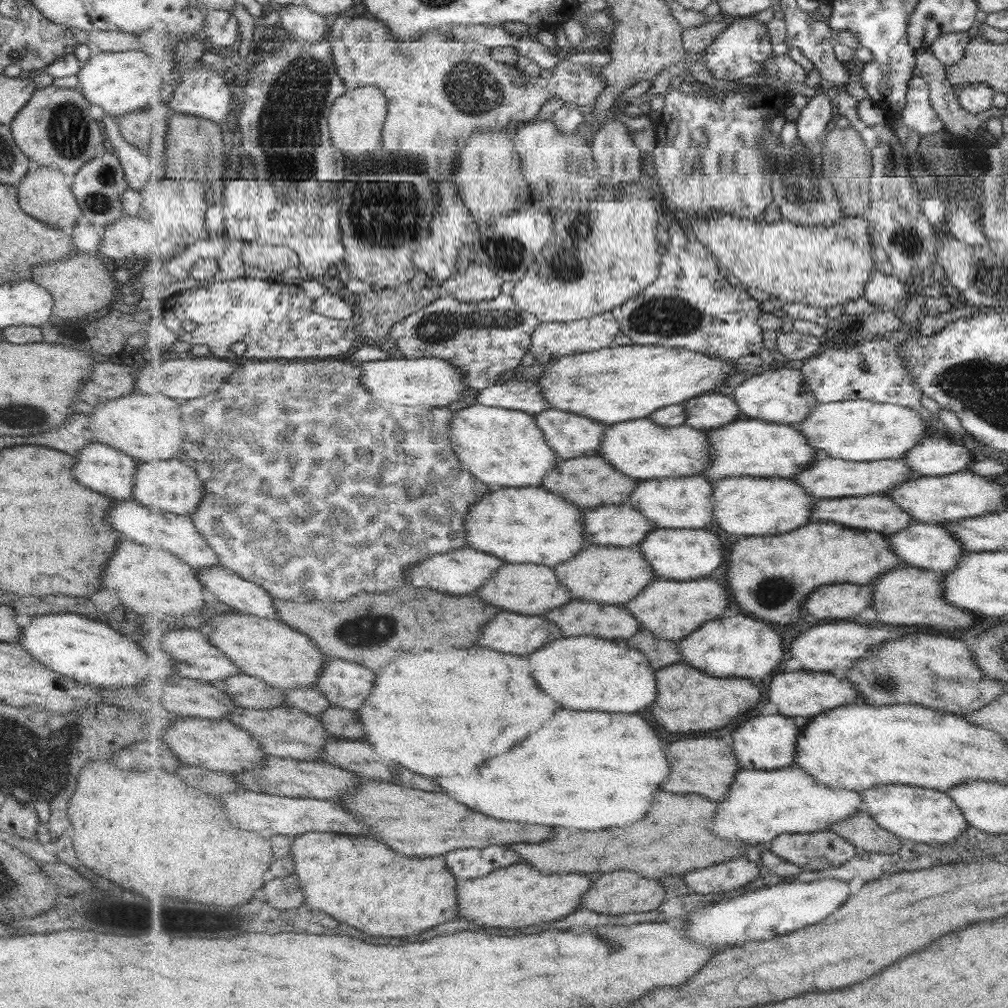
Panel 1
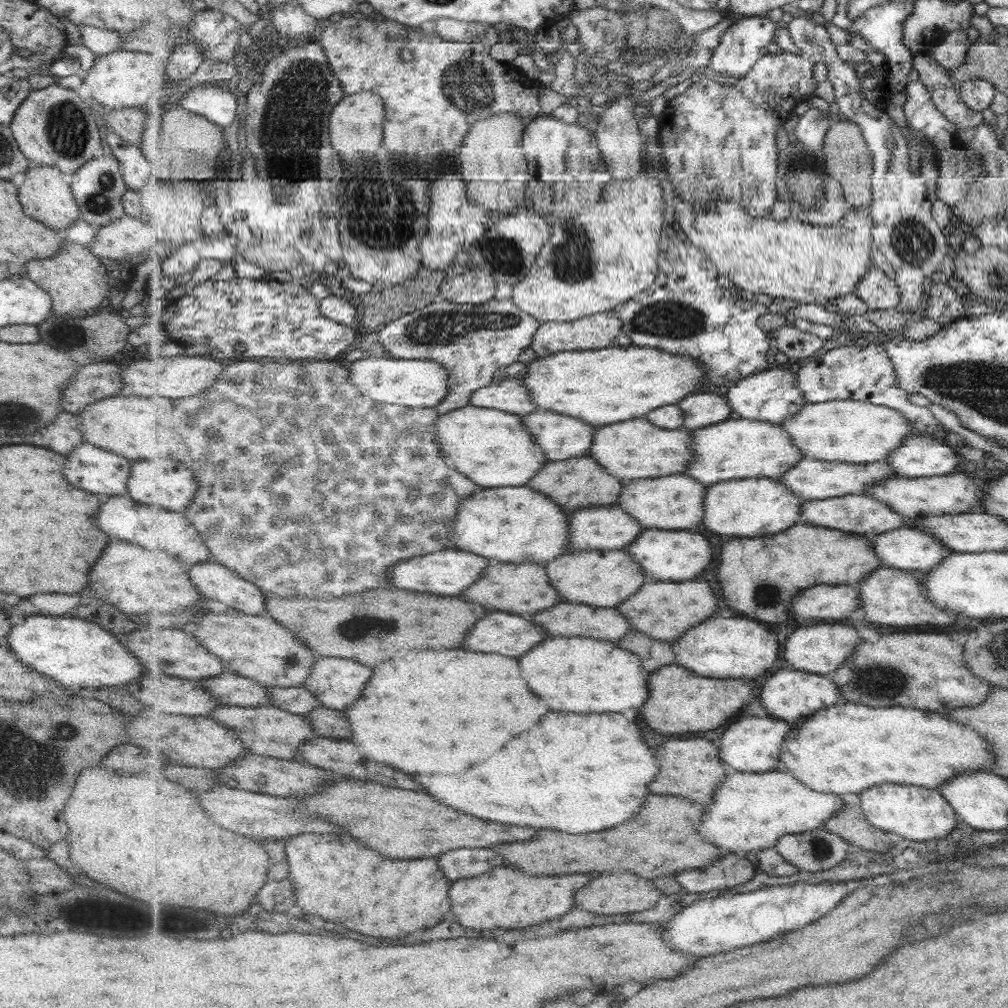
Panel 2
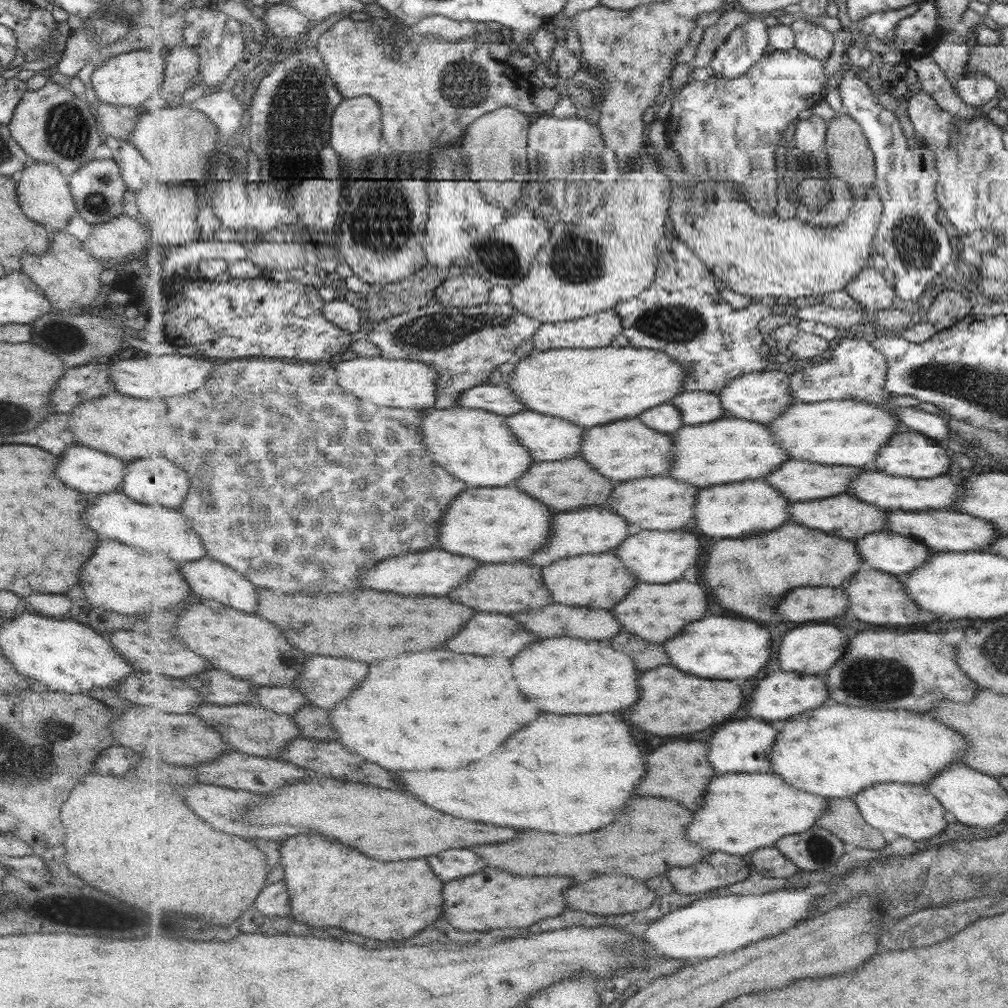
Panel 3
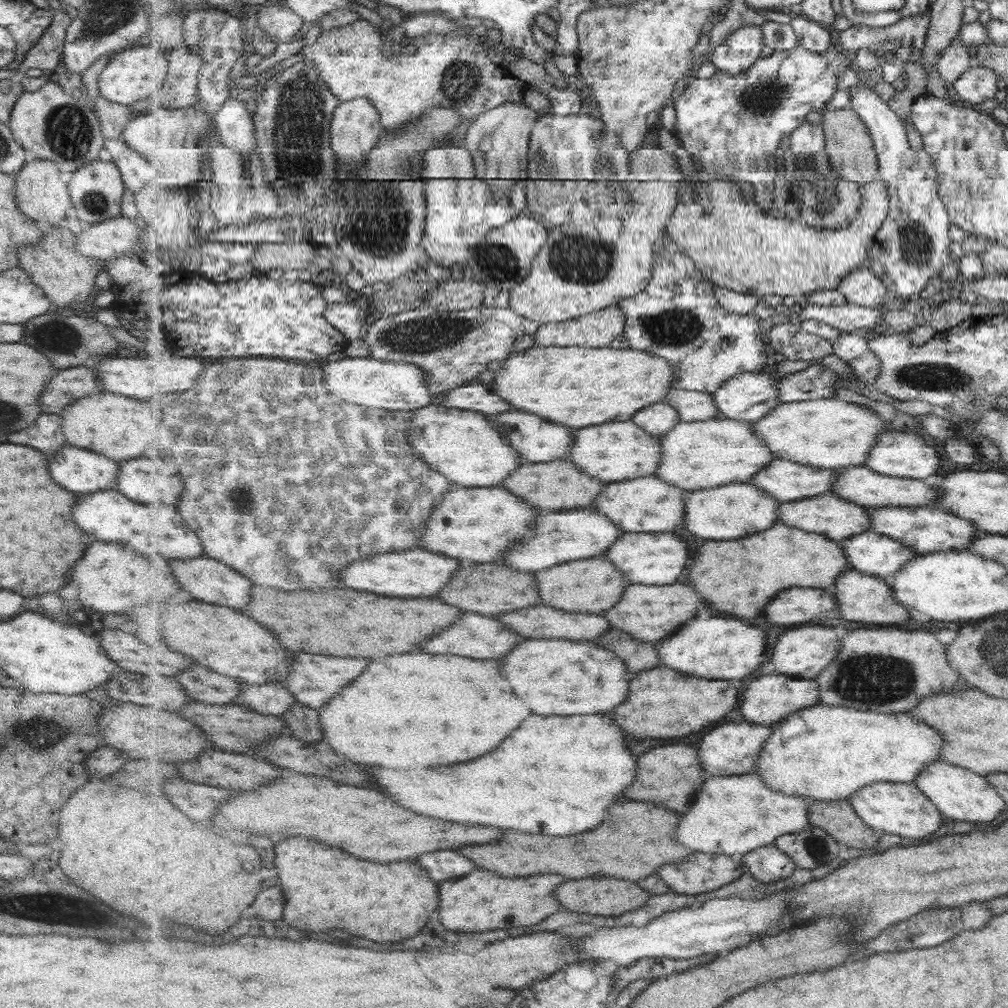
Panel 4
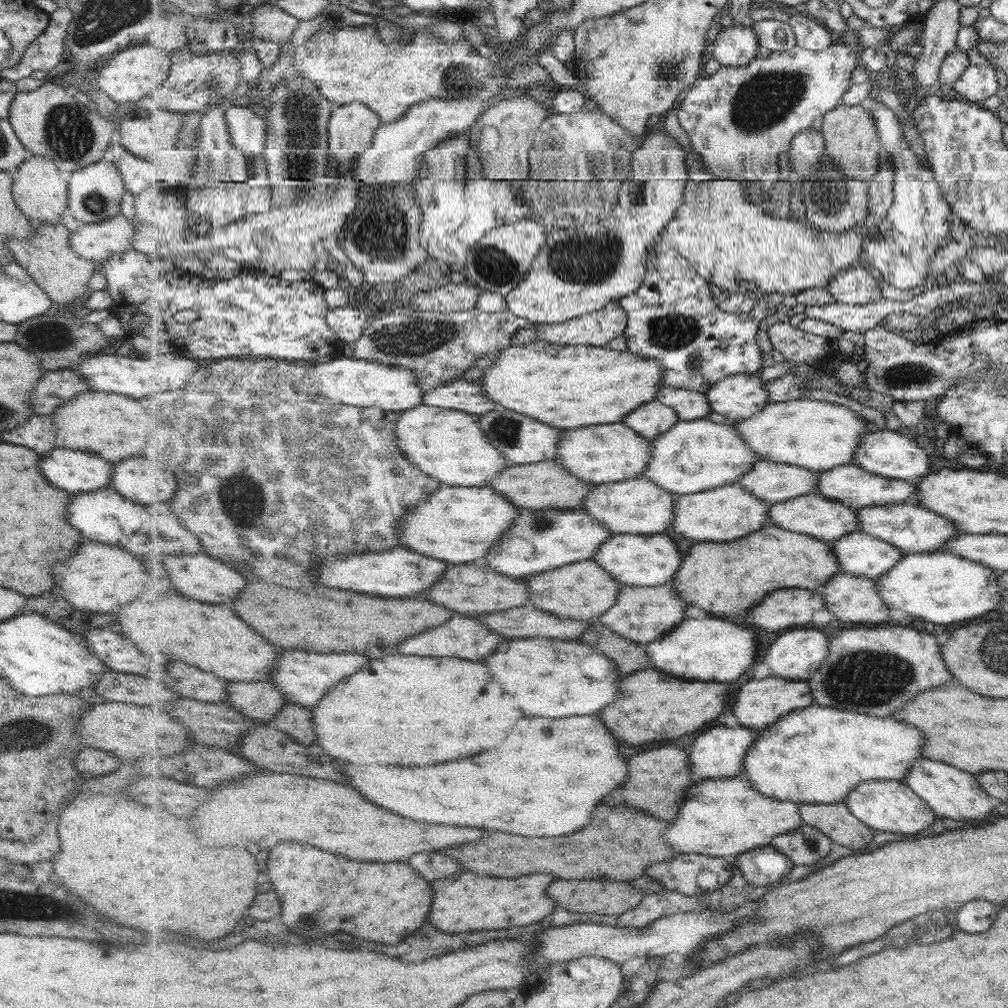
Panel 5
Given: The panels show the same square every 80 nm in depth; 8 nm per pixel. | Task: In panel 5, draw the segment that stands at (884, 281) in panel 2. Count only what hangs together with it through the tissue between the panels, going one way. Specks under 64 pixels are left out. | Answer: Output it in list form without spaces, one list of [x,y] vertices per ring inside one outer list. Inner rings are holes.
[[[864,264],[842,270],[827,290],[835,301],[843,304],[866,305],[881,300],[881,288]]]

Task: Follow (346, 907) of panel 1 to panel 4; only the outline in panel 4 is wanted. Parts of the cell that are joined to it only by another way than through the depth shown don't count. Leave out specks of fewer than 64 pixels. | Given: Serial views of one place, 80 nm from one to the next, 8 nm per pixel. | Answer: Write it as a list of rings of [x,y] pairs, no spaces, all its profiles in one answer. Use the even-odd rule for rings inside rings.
[[[301,836],[283,840],[275,854],[287,898],[284,919],[305,932],[345,928],[375,942],[399,942],[417,936],[439,908],[437,884],[413,860],[393,862],[389,870],[389,864],[361,860],[345,850]]]

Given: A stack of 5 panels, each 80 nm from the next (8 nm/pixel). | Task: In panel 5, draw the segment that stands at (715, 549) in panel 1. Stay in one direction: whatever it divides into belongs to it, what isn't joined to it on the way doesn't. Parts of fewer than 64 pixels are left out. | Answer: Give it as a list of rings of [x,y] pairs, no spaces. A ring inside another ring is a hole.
[[[613,534],[601,545],[593,560],[605,567],[605,570],[617,578],[622,586],[669,584],[669,582],[673,582],[673,578],[683,562],[677,544],[669,536],[663,536],[663,534]]]

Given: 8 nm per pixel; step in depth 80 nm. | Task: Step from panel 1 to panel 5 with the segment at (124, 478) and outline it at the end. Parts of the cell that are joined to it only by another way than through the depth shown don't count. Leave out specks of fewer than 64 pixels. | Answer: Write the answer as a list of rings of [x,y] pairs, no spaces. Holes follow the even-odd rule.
[[[55,448],[39,462],[41,474],[57,488],[77,494],[107,487],[109,464],[93,454]]]

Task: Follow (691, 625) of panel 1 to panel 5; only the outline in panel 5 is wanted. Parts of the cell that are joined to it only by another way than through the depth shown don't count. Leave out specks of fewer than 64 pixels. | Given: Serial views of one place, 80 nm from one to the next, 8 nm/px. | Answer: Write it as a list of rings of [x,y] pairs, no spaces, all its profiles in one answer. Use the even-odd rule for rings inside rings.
[[[629,586],[621,587],[617,604],[603,614],[599,620],[610,626],[617,634],[632,641],[648,645],[662,638],[683,622],[687,612],[687,602],[679,596],[679,592],[669,586]]]

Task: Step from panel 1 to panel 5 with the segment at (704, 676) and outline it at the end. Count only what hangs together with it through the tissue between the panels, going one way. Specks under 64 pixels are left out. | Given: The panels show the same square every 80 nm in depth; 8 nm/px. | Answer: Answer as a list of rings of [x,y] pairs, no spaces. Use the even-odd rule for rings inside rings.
[[[657,668],[636,672],[620,681],[621,698],[617,698],[609,710],[601,712],[603,722],[613,730],[613,734],[631,746],[641,746],[655,740],[673,740],[703,730],[705,724],[723,714],[729,702],[729,684],[689,682]]]

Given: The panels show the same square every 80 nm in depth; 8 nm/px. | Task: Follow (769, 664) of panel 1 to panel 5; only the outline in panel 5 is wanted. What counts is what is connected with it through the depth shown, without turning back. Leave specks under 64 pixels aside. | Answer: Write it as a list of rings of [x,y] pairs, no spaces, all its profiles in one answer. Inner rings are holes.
[[[707,618],[685,620],[671,632],[646,645],[653,666],[661,672],[711,682],[733,682],[743,676],[757,658],[757,634],[733,622]]]

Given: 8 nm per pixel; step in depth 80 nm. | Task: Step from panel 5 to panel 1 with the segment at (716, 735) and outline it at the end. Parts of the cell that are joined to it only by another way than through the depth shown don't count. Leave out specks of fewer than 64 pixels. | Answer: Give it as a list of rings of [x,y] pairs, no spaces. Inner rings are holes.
[[[782,714],[777,716],[757,716],[749,722],[745,722],[739,730],[733,732],[733,740],[728,740],[732,746],[736,759],[743,768],[753,770],[777,770],[784,769],[796,762],[796,746],[801,732],[801,725],[794,718]]]

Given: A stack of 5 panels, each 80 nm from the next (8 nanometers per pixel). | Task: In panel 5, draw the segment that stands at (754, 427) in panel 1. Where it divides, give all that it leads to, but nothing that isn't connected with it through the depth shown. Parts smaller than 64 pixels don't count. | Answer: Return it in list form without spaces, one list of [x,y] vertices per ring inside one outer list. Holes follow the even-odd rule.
[[[680,420],[671,430],[652,441],[652,447],[652,462],[643,477],[677,496],[735,485],[743,479],[743,475],[751,472],[758,461],[758,454],[748,447],[733,421]]]

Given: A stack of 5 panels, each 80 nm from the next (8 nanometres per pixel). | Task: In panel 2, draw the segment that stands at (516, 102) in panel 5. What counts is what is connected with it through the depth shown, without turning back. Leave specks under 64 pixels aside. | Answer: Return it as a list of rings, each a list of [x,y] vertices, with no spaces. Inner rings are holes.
[[[501,112],[472,126],[468,138],[457,153],[461,163],[461,178],[465,181],[465,190],[472,202],[479,206],[487,206],[497,214],[503,212],[505,208],[515,208],[525,202],[525,190],[531,185],[532,180],[528,171],[528,158],[524,151],[524,132],[527,122],[512,112]],[[485,184],[506,185],[505,204],[501,202],[501,197],[499,200],[497,198],[489,200],[487,196],[489,188]]]

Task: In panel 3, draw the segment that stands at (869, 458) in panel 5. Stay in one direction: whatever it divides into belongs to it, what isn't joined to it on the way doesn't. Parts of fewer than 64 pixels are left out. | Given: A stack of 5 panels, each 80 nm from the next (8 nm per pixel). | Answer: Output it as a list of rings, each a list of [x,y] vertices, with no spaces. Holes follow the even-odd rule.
[[[904,428],[897,432],[896,436],[892,436],[890,444],[880,450],[880,456],[876,458],[874,466],[884,474],[929,479],[943,475],[947,470],[947,464],[949,460],[945,456],[945,450],[937,445],[937,441],[918,431]]]

